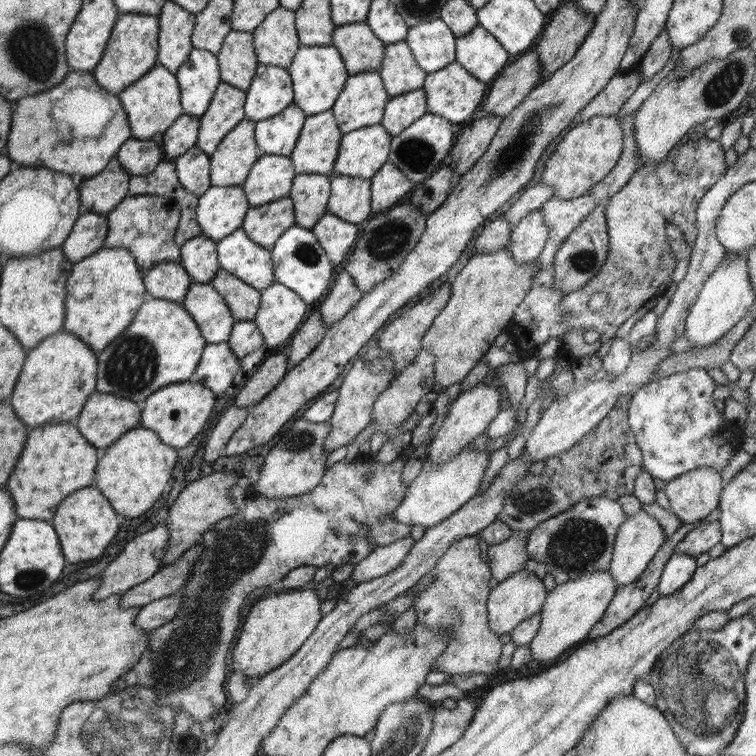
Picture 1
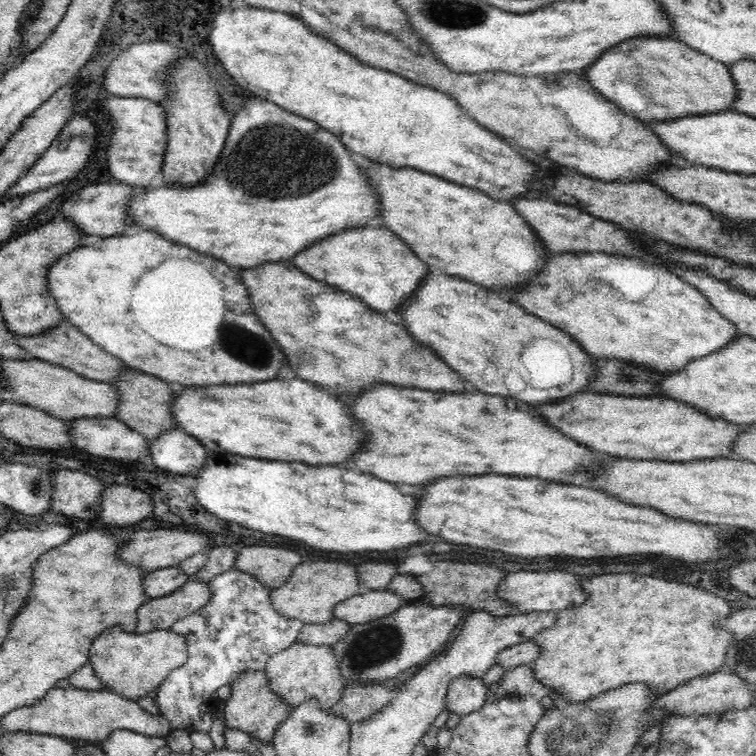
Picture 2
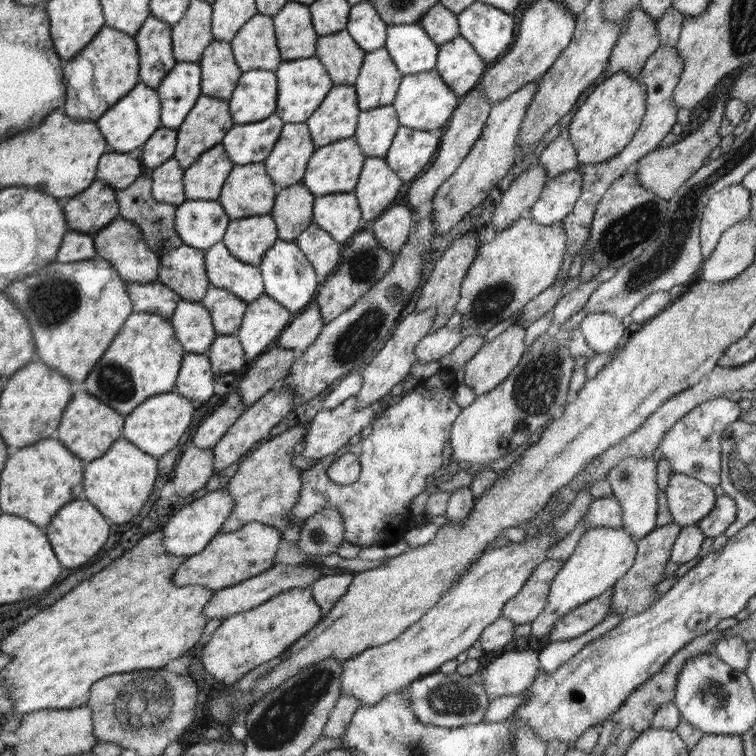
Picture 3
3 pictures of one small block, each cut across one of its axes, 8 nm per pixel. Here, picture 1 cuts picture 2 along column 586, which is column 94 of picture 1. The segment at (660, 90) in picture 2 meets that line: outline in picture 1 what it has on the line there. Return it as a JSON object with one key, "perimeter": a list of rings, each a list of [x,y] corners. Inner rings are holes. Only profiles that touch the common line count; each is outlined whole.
{"perimeter":[[[137,13],[119,14],[110,39],[102,54],[102,60],[93,68],[95,81],[108,92],[118,94],[129,84],[144,76],[158,62],[158,17]]]}

